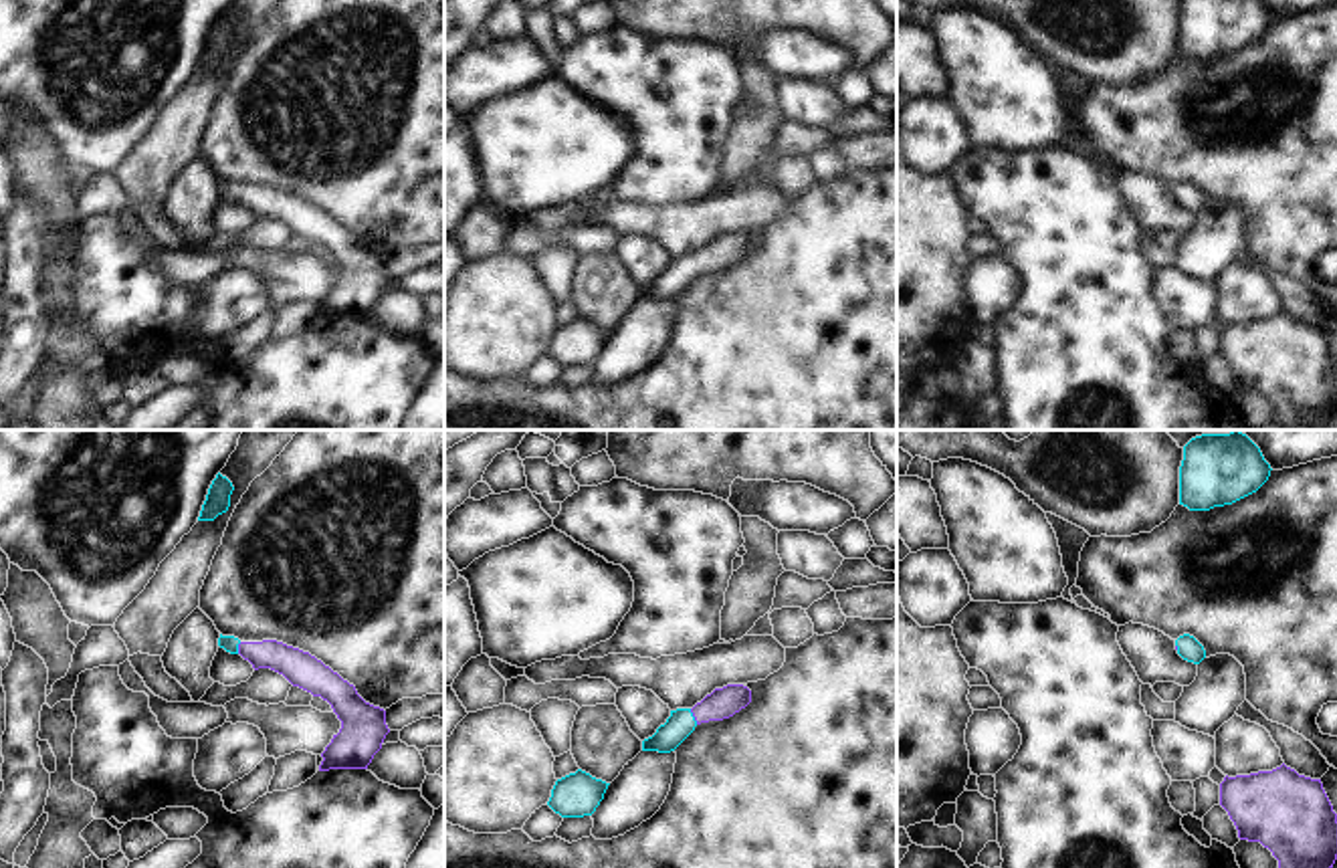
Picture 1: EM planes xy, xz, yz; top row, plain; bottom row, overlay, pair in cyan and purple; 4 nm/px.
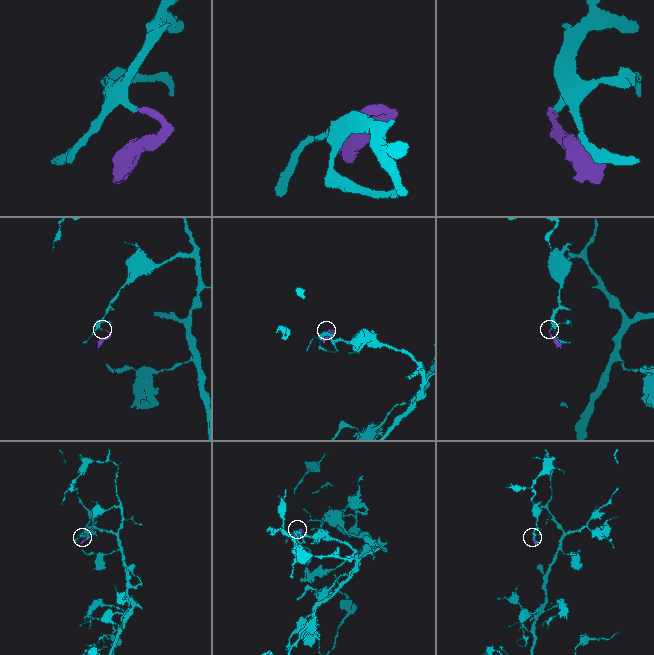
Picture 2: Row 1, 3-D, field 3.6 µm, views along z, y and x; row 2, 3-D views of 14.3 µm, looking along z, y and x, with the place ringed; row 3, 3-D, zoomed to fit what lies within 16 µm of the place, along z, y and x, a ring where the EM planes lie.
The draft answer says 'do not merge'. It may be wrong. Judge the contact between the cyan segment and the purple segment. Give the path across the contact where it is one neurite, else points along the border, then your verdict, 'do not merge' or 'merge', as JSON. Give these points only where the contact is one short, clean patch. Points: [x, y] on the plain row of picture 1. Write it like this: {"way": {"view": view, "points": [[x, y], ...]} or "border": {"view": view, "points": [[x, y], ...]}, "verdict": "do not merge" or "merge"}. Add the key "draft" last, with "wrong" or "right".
{"way": {"view": "xz", "points": [[681, 271], [693, 265], [722, 251]]}, "verdict": "merge", "draft": "wrong"}

